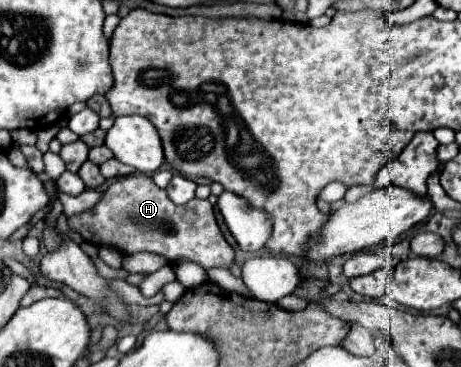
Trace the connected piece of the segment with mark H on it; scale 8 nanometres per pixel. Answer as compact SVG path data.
M129 175L111 183L103 199L89 211L67 219L69 227L77 231L85 241L107 243L125 255L151 251L159 253L175 263L179 259L191 259L203 269L231 267L235 251L225 241L215 221L213 207L207 199L191 199L185 205L175 205L167 197L165 189L157 187L149 175Z

